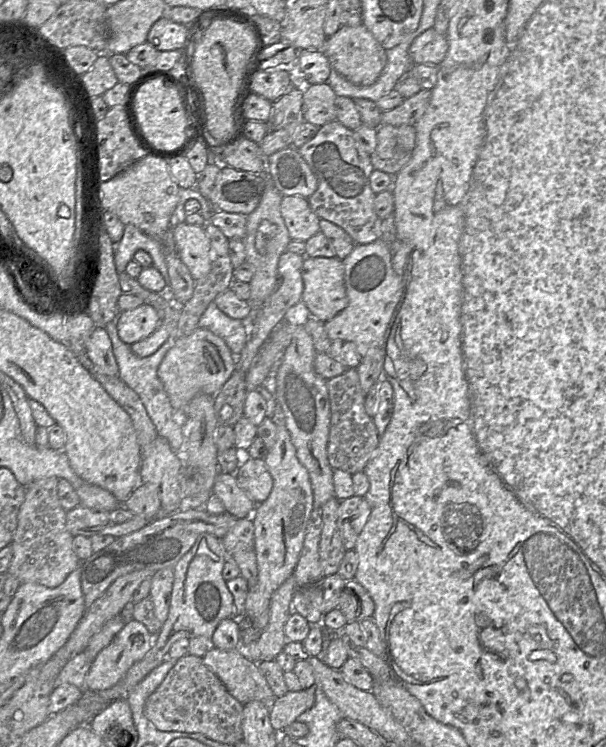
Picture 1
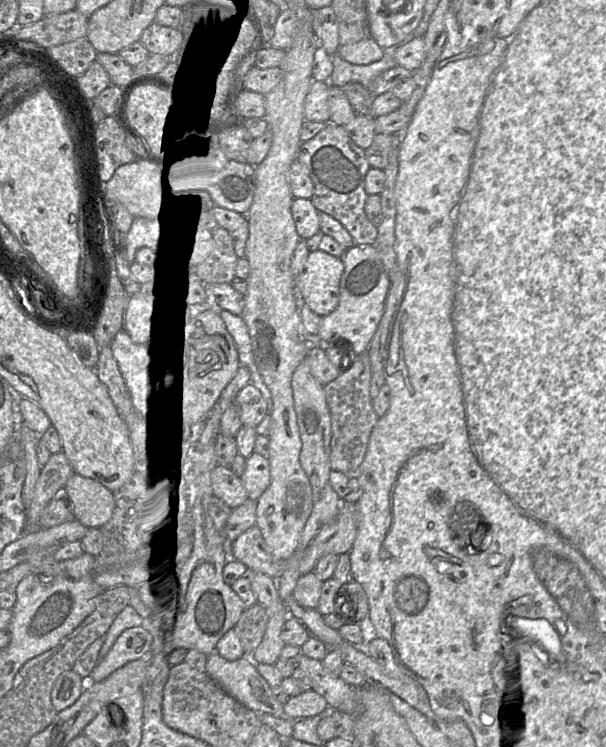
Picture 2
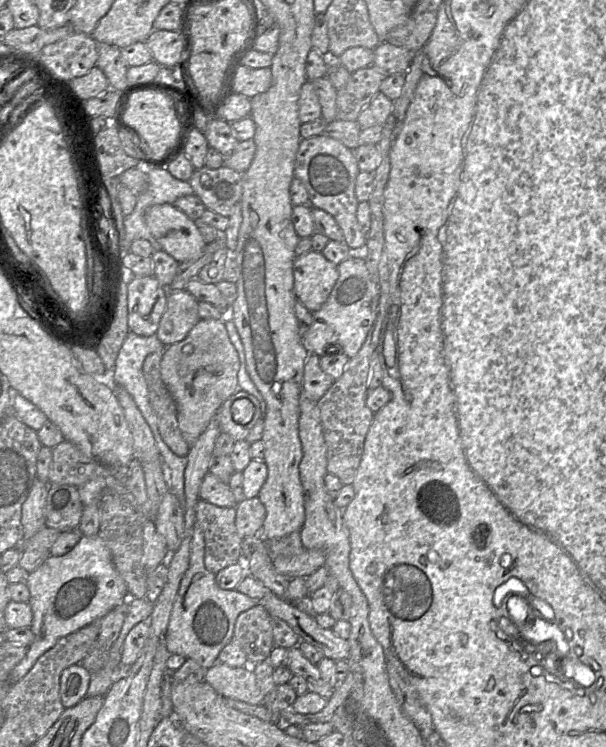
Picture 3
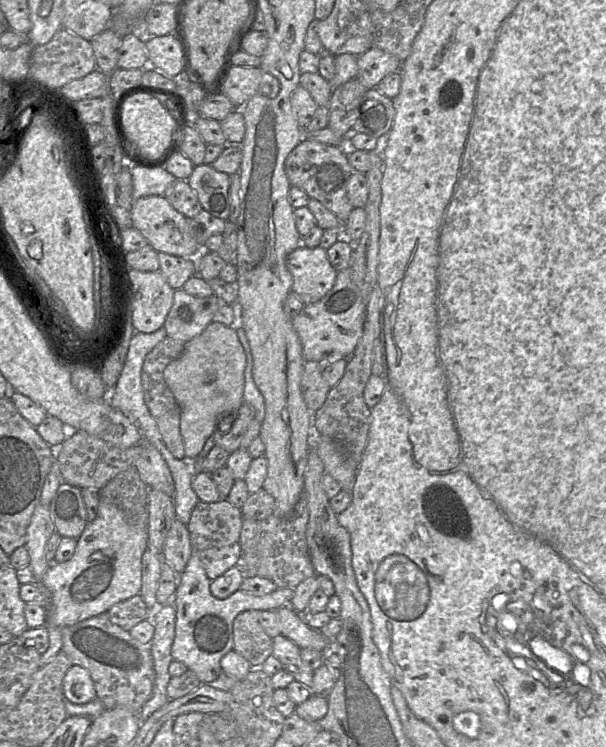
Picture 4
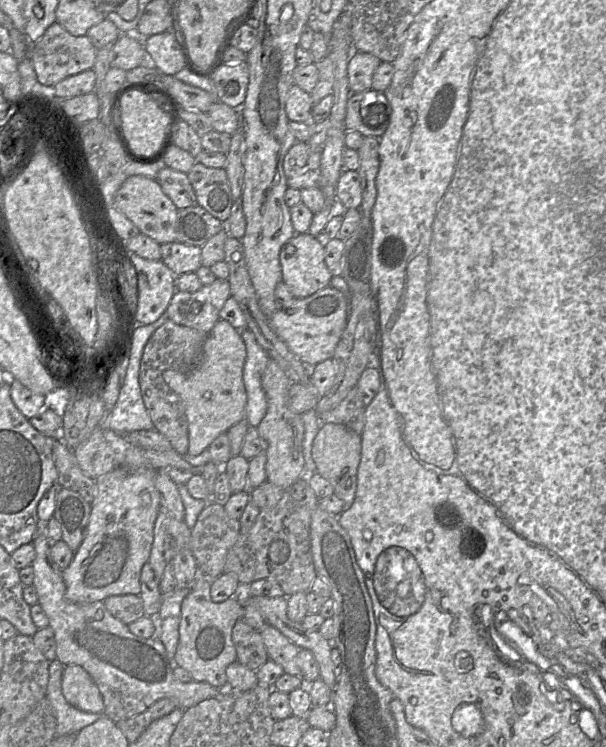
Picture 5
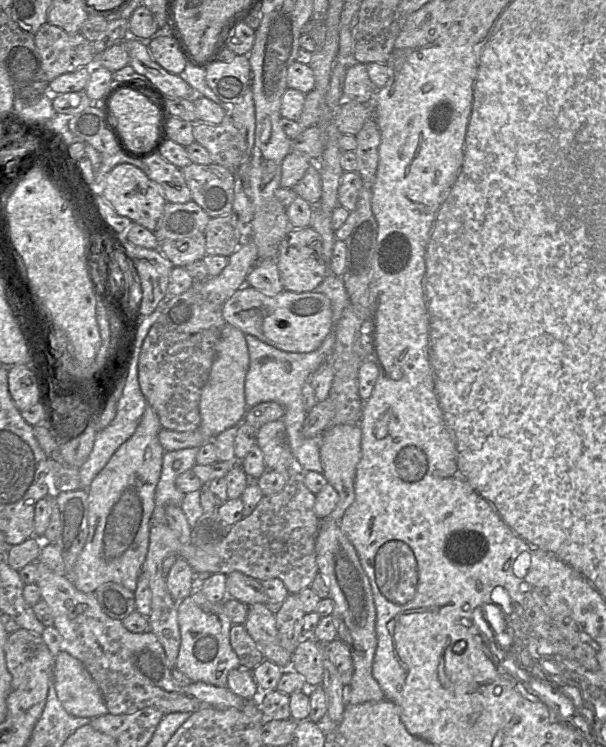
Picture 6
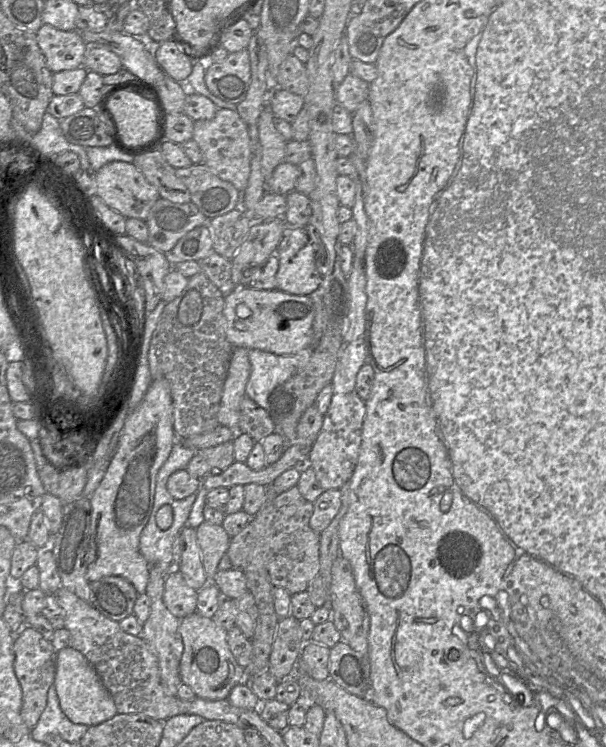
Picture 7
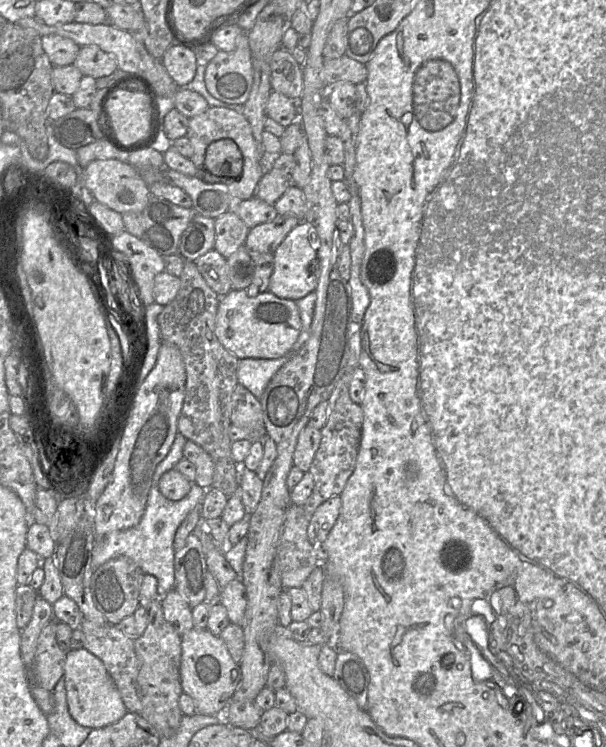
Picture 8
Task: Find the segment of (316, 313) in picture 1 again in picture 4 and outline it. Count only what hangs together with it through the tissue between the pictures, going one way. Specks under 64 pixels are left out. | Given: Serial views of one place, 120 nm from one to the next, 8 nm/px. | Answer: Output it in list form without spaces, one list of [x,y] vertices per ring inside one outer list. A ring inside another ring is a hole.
[[[300,245],[287,256],[286,265],[293,277],[291,290],[298,296],[304,305],[319,301],[335,283],[337,271],[330,264],[327,257],[327,251],[320,246],[307,248]]]

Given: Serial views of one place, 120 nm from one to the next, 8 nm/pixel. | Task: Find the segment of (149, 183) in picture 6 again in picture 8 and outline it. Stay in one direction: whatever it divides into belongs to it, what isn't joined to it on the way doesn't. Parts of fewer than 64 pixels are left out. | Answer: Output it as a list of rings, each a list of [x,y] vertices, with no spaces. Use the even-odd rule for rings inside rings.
[[[125,159],[92,161],[84,169],[80,169],[80,179],[92,193],[95,201],[120,214],[126,212],[142,213],[149,200],[149,188],[140,177],[138,171]]]

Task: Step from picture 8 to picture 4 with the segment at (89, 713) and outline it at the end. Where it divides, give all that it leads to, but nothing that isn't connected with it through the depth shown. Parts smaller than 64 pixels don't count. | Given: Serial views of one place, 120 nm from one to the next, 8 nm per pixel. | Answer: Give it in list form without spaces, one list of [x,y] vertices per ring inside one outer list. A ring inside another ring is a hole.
[[[72,665],[66,672],[62,691],[65,698],[73,704],[86,704],[97,697],[89,671],[78,665]]]

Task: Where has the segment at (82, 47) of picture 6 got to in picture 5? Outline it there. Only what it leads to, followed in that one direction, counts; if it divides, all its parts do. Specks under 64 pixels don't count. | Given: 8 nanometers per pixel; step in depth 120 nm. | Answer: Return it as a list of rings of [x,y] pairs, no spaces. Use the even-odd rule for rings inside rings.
[[[59,23],[50,25],[42,37],[32,43],[30,59],[38,81],[47,87],[53,87],[61,80],[92,69],[96,57],[96,48],[86,35],[73,36]]]

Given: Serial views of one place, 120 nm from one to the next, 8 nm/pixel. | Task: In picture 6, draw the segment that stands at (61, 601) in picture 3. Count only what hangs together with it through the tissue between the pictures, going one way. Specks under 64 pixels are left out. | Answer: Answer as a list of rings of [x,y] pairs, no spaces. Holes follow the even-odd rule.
[[[147,404],[133,435],[114,452],[87,489],[88,536],[71,574],[68,574],[81,592],[93,593],[106,582],[118,583],[133,592],[137,588],[148,552],[150,518],[165,452],[158,440],[161,429],[157,413]]]

